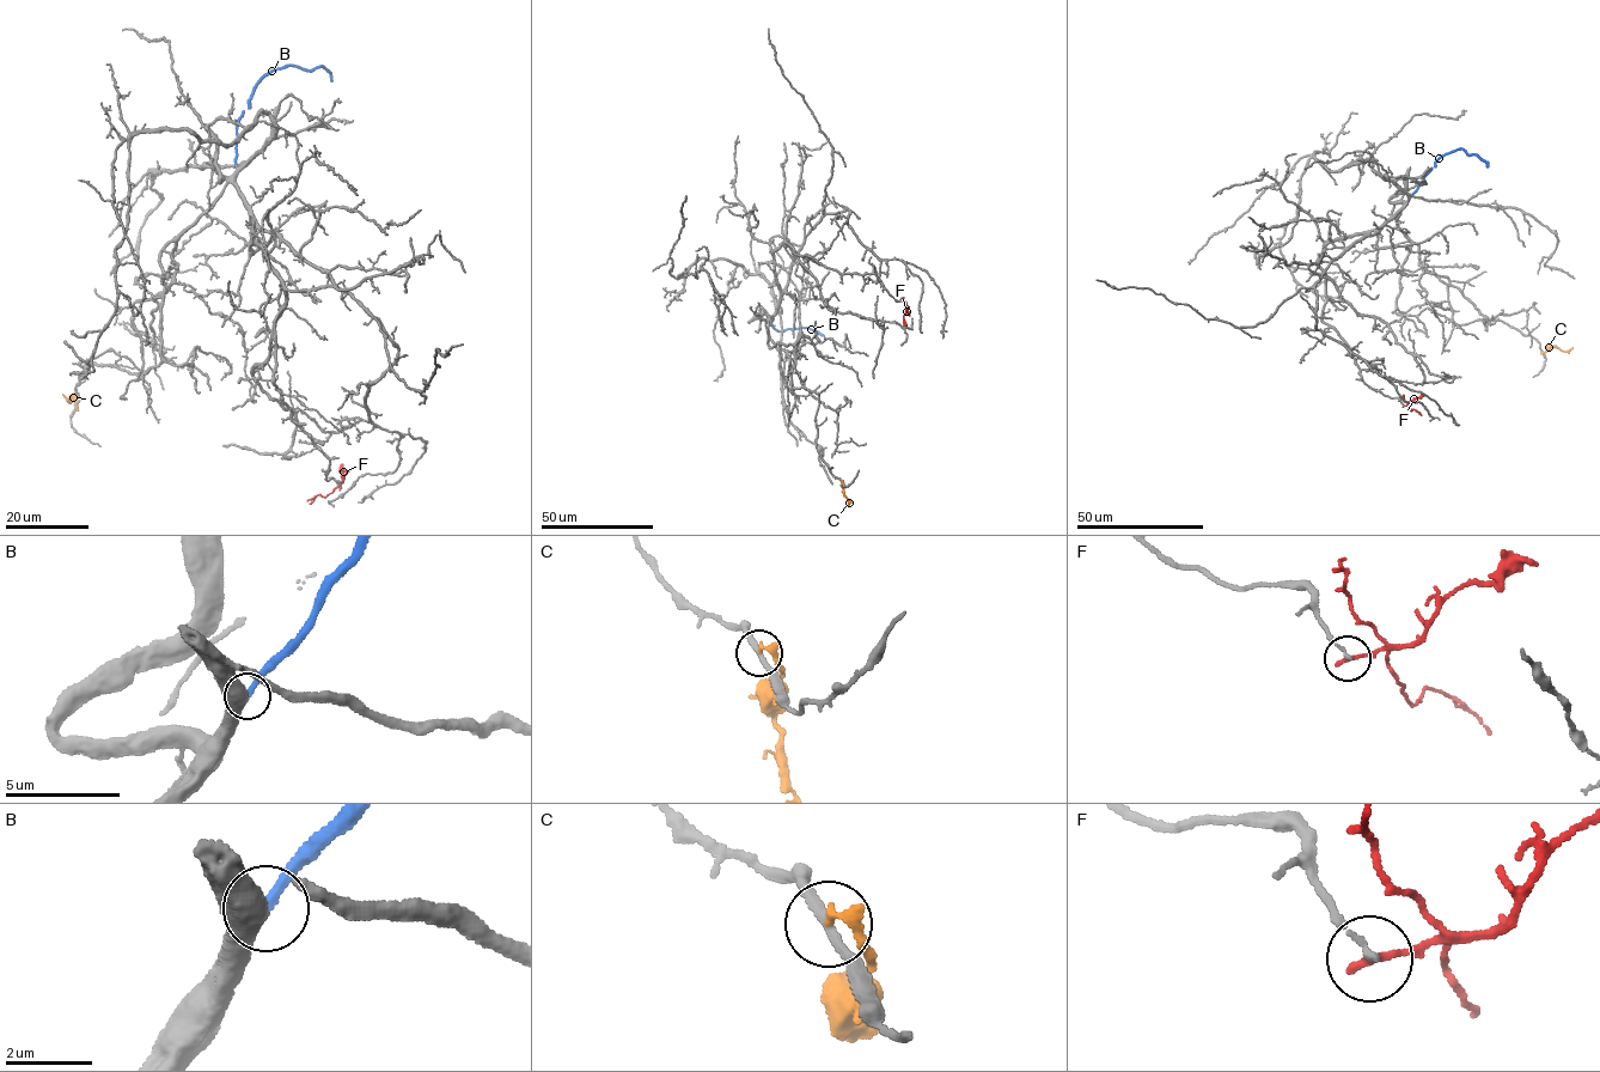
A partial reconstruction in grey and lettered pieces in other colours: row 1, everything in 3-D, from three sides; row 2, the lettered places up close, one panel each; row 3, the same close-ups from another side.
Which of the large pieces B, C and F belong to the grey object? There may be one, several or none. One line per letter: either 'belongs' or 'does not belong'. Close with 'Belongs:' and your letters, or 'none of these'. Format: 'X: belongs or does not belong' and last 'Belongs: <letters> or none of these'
B: belongs
C: does not belong
F: does not belong
Belongs: B

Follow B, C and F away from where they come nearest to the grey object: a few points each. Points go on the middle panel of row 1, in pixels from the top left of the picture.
B: (774, 316), (769, 323), (779, 332), (808, 327), (824, 335)
C: (841, 481), (847, 506)
F: (905, 302), (905, 326)

